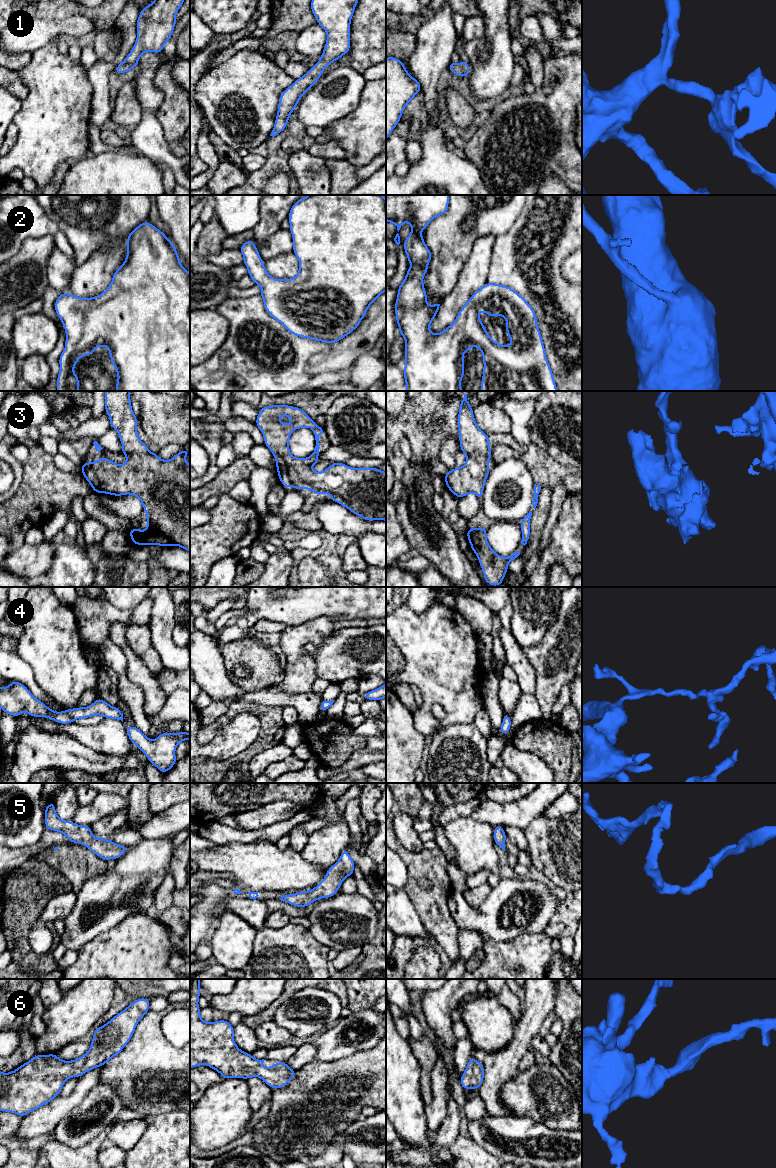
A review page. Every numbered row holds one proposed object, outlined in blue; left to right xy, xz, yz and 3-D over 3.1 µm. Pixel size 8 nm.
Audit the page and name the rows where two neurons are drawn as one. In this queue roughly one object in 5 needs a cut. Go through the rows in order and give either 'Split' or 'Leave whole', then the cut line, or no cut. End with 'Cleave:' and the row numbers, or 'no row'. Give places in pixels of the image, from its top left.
1: Leave whole. No split
2: Leave whole. No split
3: Leave whole. No split
4: Leave whole. No split
5: Leave whole. No split
6: Leave whole. No split
Cleave: no row

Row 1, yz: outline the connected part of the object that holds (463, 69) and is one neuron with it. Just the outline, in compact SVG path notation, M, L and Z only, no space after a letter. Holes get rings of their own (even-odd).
M451 61L451 63L448 66L448 69L458 75L459 77L467 77L469 75L470 67L467 63L467 61L461 61L459 64L454 63Z

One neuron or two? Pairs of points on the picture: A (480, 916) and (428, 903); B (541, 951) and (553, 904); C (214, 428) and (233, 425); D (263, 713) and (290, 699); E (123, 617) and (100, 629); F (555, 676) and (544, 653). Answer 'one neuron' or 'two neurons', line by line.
A: two neurons
B: two neurons
C: two neurons
D: two neurons
E: one neuron
F: one neuron

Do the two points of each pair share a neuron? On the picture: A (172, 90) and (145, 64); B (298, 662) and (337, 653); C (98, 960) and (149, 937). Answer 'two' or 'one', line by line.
A: two
B: two
C: one

